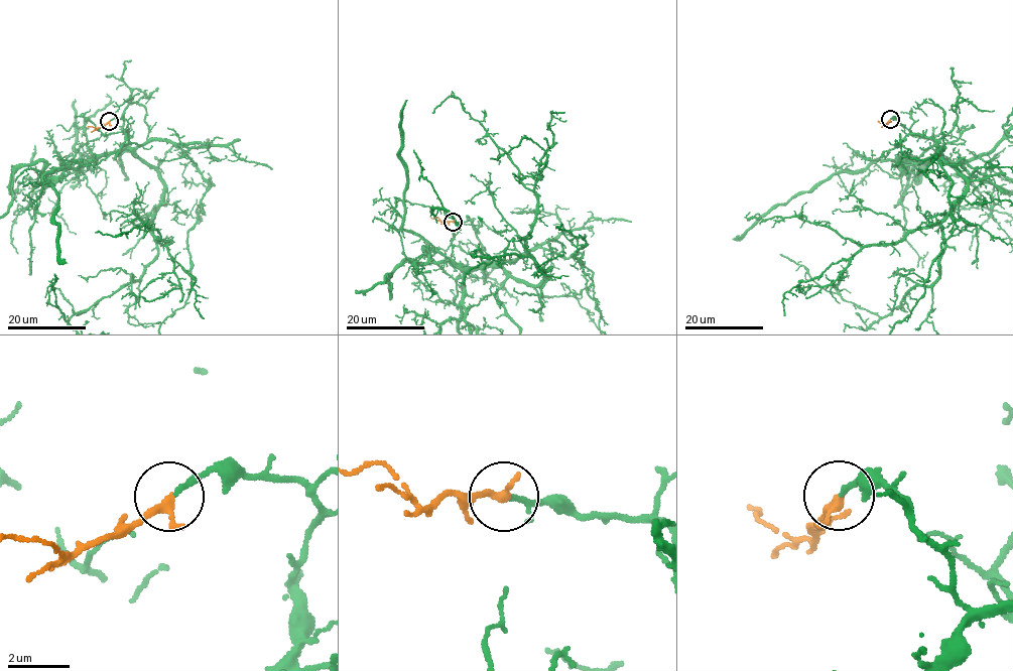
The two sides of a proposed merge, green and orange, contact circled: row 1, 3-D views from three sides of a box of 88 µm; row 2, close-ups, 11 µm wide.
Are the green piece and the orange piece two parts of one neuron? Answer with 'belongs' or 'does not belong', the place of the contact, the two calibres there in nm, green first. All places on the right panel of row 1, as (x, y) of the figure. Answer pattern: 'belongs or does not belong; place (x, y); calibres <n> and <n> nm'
belongs; place (890, 119); calibres 150 and 220 nm

